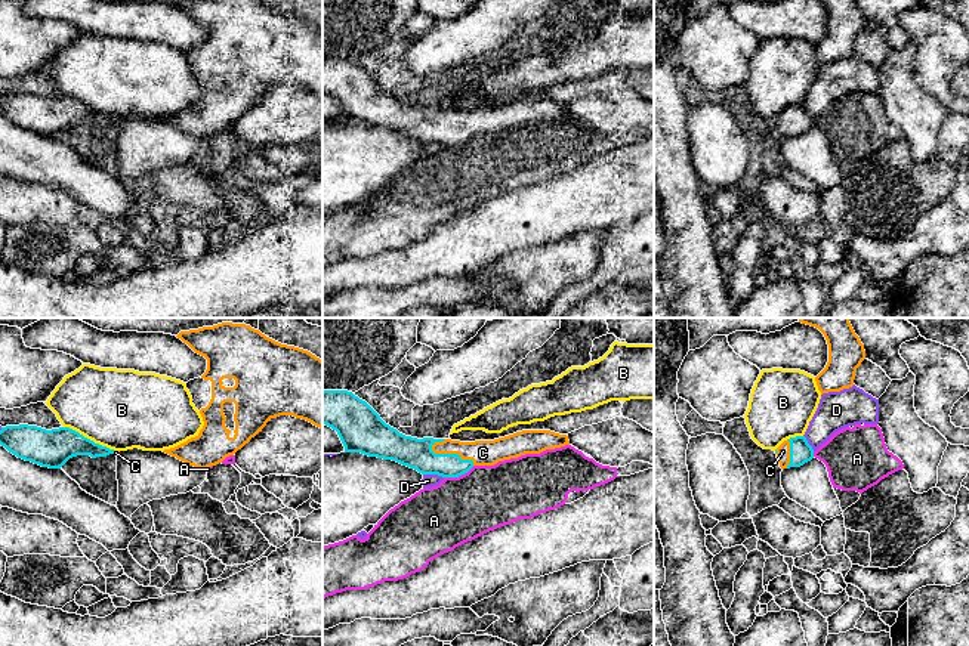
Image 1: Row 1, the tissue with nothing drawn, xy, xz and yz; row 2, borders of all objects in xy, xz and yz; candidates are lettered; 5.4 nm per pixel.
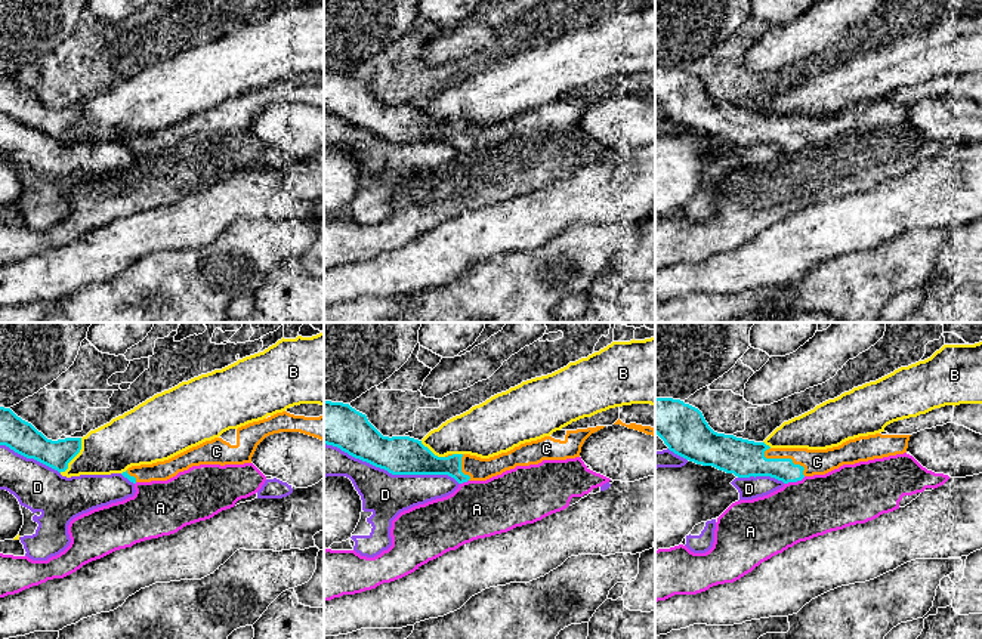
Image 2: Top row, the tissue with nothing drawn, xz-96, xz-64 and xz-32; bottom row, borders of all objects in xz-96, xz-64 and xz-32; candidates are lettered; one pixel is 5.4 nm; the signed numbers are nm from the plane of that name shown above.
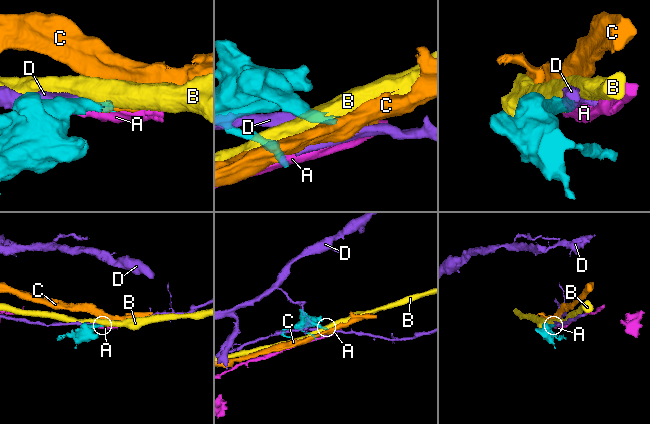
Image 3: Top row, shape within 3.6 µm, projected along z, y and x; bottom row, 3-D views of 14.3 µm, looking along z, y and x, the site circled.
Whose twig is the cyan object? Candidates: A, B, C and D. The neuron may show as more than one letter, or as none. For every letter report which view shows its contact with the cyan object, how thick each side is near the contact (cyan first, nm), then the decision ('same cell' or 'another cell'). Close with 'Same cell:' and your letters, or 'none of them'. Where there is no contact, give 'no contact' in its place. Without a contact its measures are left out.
A: contact in xz; calibres 160 and 360 nm; another cell
B: contact in xy; calibres 200 and 440 nm; another cell
C: contact in xz; calibres 170 and 140 nm; same cell
D: contact in xz; calibres 170 and 70 nm; another cell
Same cell: C

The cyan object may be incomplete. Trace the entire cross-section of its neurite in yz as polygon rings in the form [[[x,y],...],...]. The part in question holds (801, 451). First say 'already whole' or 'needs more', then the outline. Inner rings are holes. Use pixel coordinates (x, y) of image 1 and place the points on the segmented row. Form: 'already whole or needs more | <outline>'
needs more | [[[805,436],[784,441],[775,454],[781,469],[800,467],[814,458],[814,449]]]

